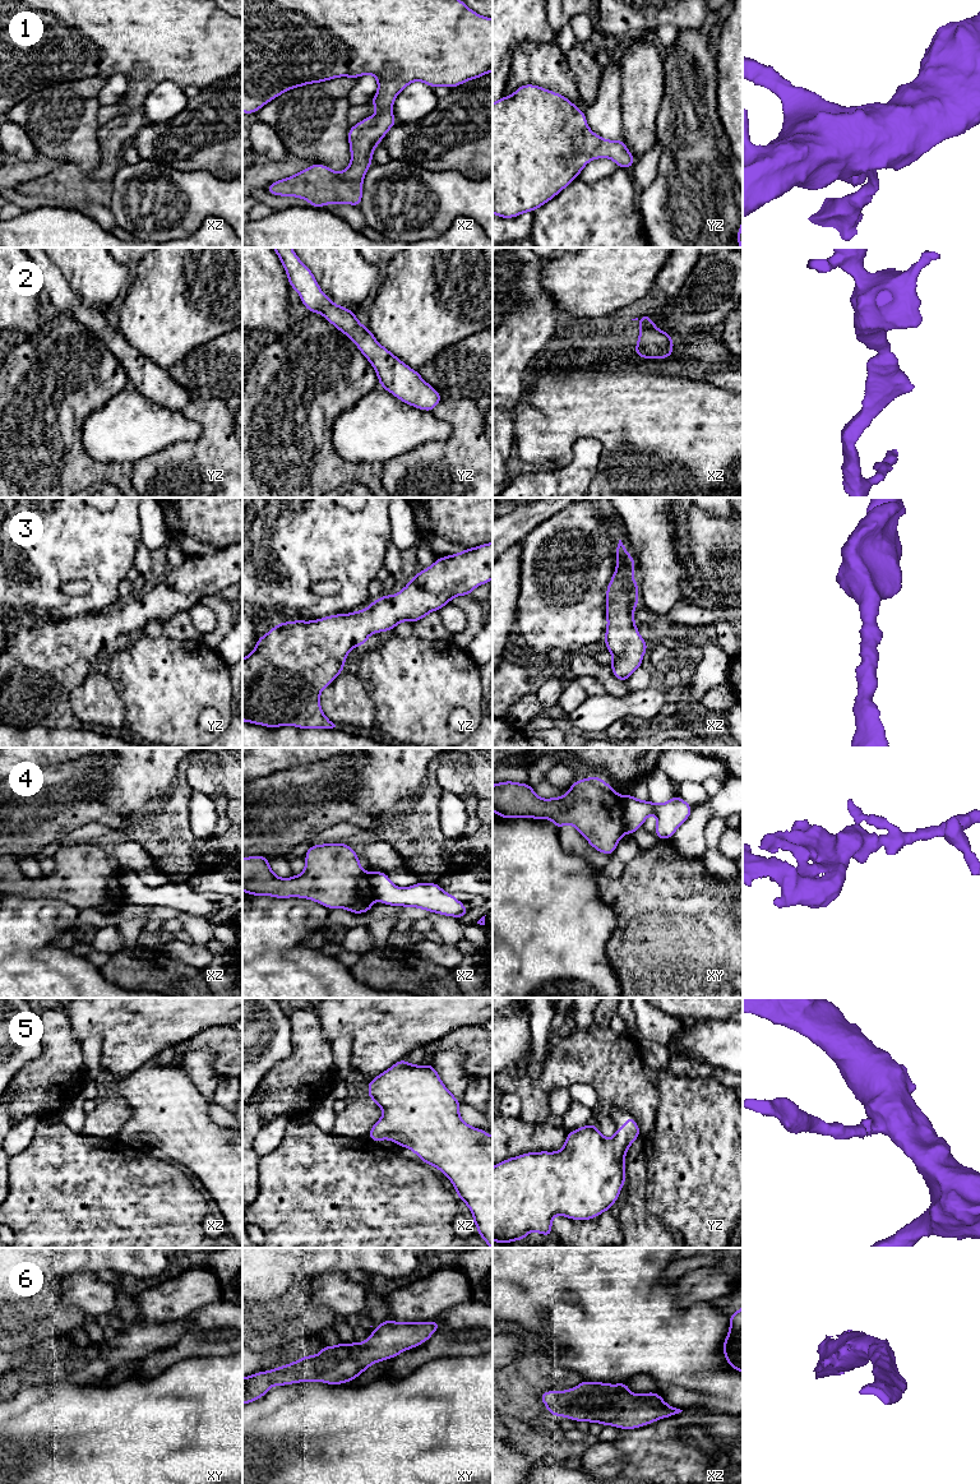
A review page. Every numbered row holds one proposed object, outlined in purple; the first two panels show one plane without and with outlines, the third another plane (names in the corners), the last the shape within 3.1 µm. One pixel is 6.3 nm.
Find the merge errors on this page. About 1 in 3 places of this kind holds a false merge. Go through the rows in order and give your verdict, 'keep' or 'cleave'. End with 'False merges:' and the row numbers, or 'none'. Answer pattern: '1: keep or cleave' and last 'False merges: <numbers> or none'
1: keep
2: keep
3: keep
4: cleave
5: keep
6: keep
False merges: 4

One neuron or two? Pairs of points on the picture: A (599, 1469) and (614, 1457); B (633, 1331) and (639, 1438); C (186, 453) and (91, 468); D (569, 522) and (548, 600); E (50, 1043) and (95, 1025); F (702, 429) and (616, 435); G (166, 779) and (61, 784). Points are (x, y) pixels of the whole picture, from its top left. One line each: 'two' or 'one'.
A: one
B: two
C: two
D: one
E: two
F: one
G: two

